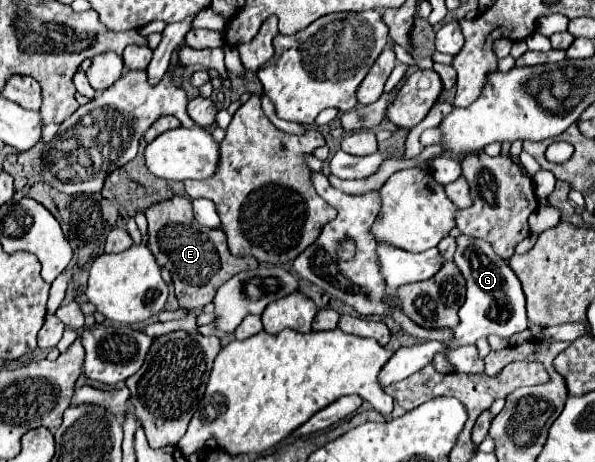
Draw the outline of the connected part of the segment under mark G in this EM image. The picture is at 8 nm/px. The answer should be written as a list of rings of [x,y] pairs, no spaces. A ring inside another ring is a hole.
[[[459,235],[453,261],[467,281],[467,297],[459,309],[461,321],[455,327],[457,345],[469,345],[487,335],[497,335],[497,337],[507,339],[529,327],[527,315],[525,315],[525,295],[521,291],[521,283],[519,283],[517,275],[509,269],[507,261],[497,257],[493,247],[487,241]]]

